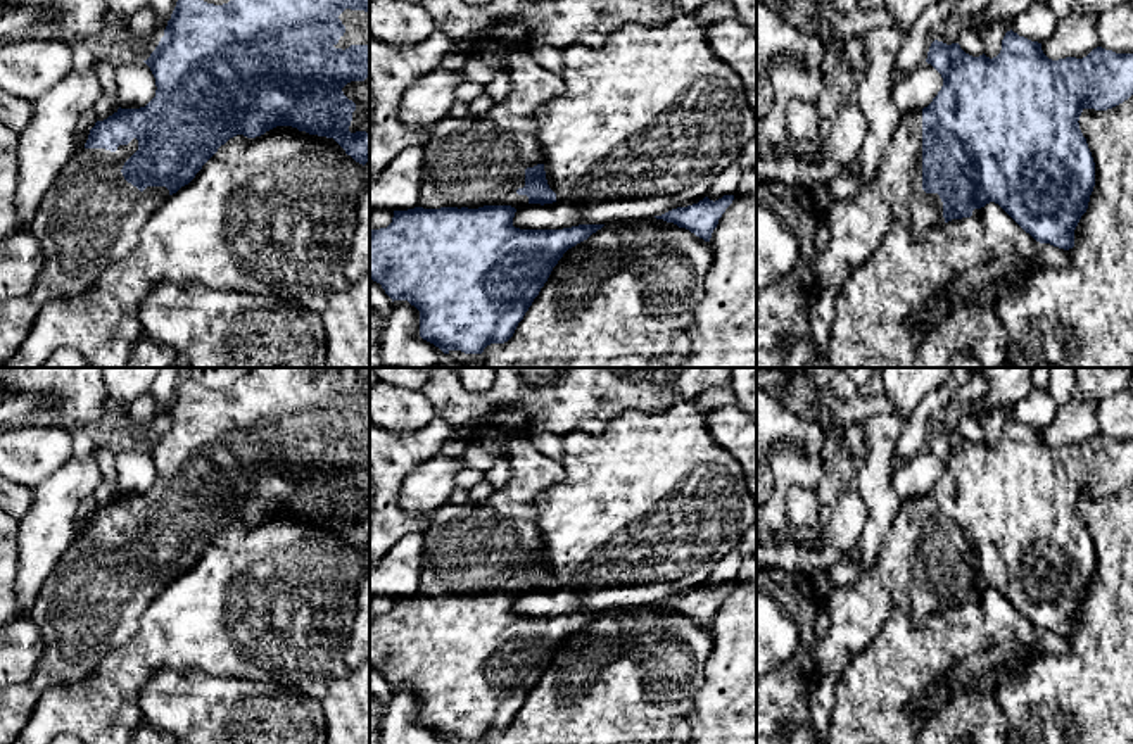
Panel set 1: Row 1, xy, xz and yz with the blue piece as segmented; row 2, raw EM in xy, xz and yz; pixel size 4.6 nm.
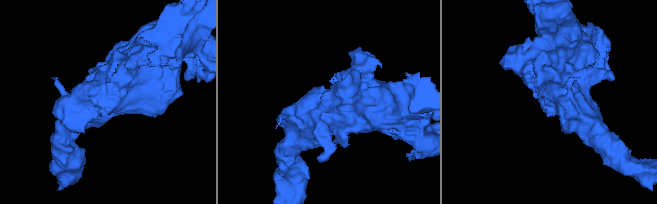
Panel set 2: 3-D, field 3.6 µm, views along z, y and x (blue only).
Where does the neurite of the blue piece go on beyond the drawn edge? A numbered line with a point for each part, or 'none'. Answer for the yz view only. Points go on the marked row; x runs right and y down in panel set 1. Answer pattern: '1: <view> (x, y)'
1: yz (857, 225)

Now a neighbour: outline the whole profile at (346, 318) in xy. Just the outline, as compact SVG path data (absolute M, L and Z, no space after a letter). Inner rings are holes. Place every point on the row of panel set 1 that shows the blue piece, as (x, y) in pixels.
M370 273L332 293L320 316L326 368L370 368Z

